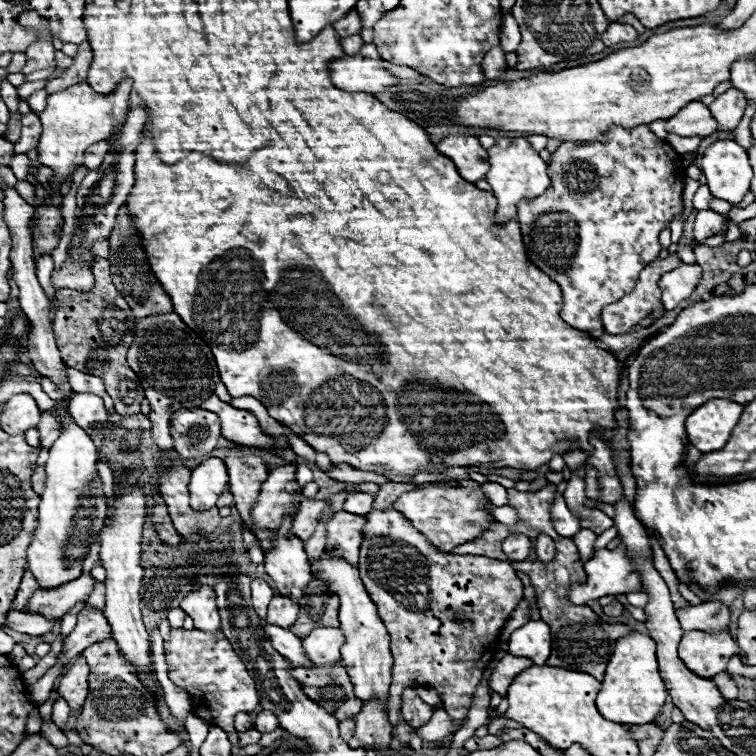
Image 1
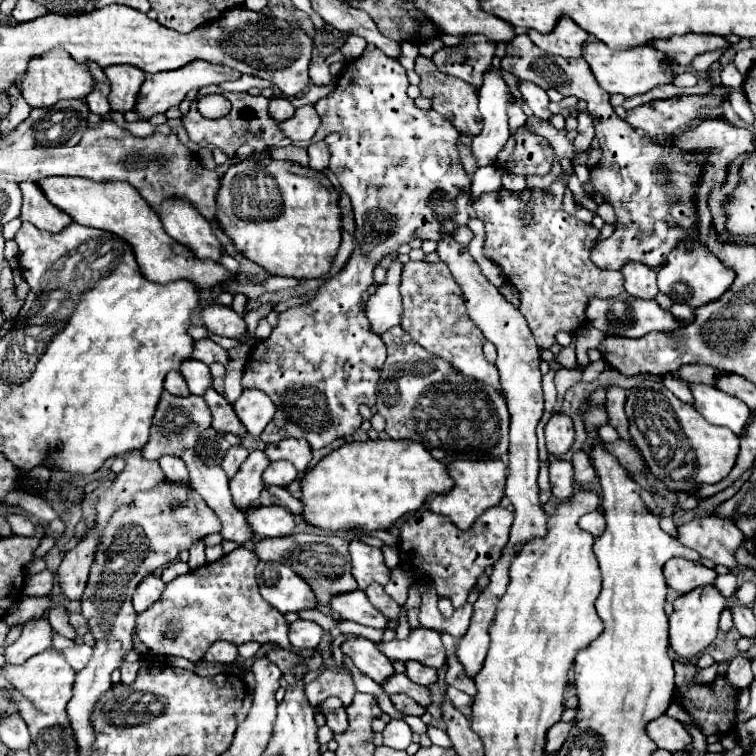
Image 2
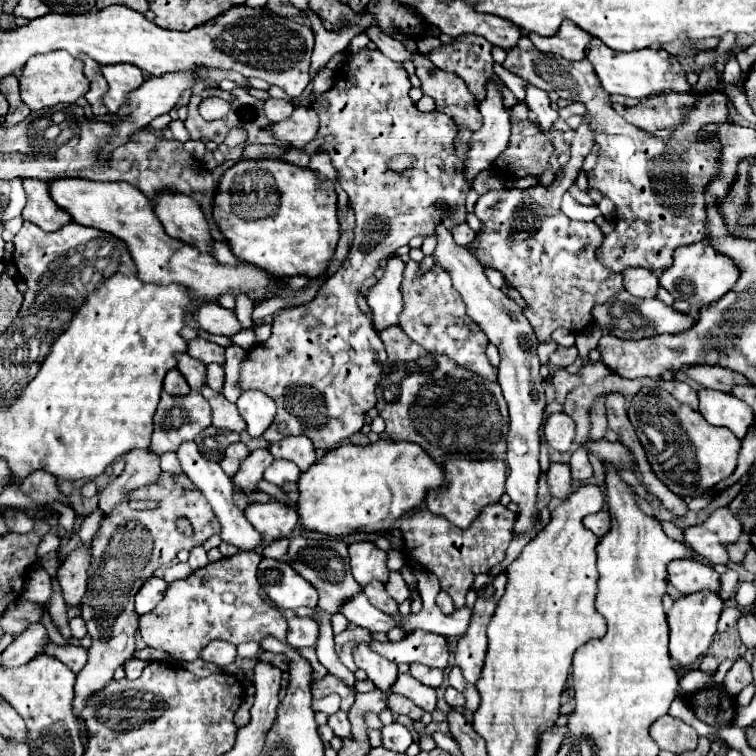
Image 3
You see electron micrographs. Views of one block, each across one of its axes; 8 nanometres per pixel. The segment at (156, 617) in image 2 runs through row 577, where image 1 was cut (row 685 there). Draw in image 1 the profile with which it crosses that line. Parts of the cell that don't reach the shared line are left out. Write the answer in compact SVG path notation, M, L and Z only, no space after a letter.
M170 630L166 642L166 660L170 664L168 674L176 686L184 688L190 694L192 710L198 718L220 726L226 734L236 734L234 716L238 712L252 712L258 708L258 692L252 676L248 674L244 662L234 652L226 636L206 634L200 630Z

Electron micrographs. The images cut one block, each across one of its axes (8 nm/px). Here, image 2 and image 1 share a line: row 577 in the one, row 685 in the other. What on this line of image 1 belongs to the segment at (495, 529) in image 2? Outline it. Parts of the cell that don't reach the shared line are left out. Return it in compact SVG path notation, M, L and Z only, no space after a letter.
M392 506L386 510L372 508L366 514L364 536L360 544L360 578L368 590L372 602L378 606L380 618L390 632L390 652L394 656L392 686L388 698L388 712L392 726L398 720L400 696L404 688L434 688L440 696L442 708L448 716L460 724L472 704L474 692L482 682L484 670L492 662L494 650L498 646L500 630L506 618L516 608L522 598L522 582L510 562L492 560L486 556L458 556L450 552L440 552L432 546L424 534L420 534L398 510Z

